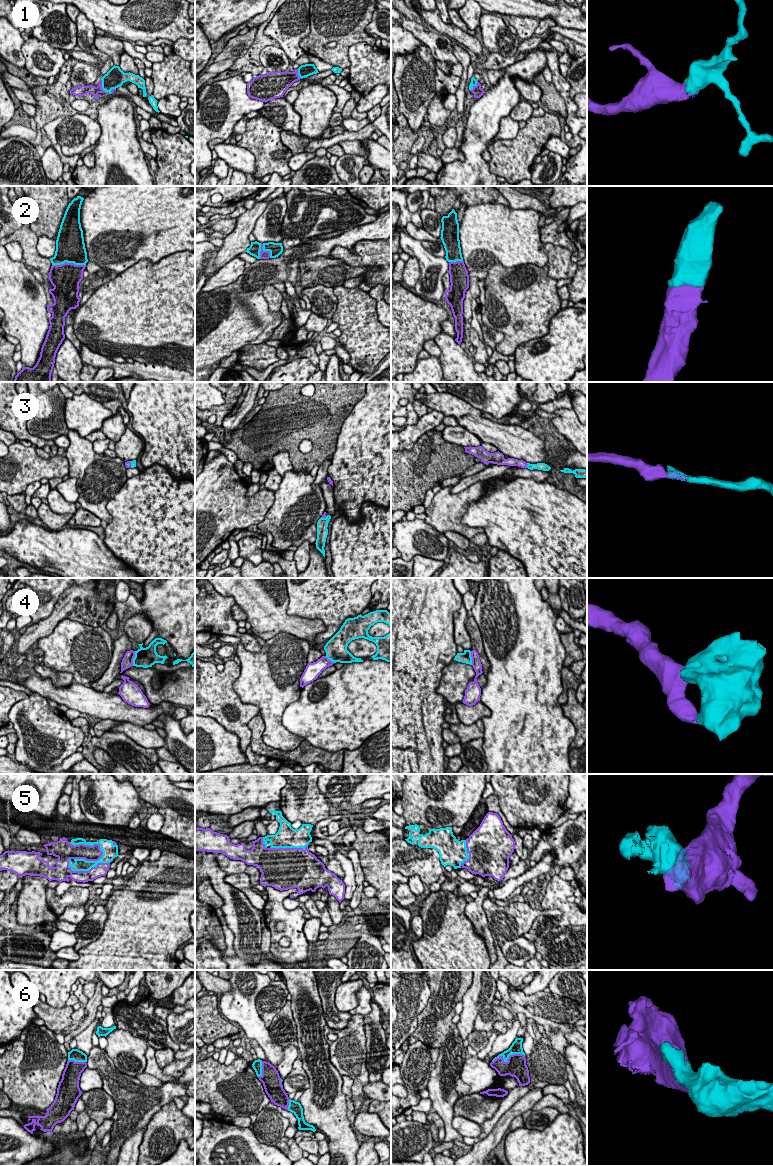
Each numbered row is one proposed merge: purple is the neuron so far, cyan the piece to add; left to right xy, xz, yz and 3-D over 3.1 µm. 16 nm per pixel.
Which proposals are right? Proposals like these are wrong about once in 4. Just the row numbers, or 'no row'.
1, 2, 3, 5, 6

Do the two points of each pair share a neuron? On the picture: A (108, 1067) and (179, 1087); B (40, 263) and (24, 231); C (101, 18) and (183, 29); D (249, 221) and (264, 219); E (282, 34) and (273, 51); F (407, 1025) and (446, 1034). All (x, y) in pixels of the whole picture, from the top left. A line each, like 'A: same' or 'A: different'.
A: same
B: same
C: same
D: different
E: different
F: different

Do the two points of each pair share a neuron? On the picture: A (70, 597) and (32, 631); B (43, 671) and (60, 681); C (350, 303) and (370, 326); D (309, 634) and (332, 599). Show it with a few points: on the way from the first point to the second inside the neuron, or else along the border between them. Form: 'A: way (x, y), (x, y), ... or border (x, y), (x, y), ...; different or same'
A: way (64, 608), (43, 628); same
B: way (47, 673), (56, 677); same
C: way (356, 309), (356, 312), (364, 320); same
D: border (296, 615), (302, 618), (318, 618), (325, 630); different

